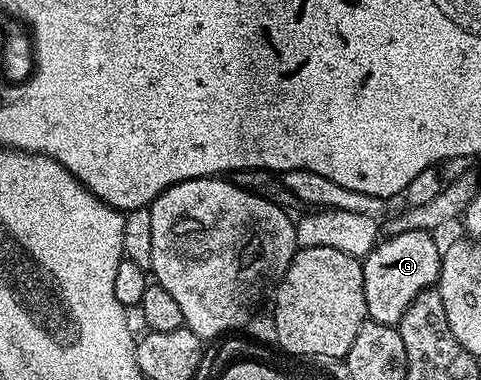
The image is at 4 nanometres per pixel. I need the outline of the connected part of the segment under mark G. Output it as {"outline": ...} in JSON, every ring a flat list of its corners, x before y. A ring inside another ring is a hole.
{"outline":[[426,230,401,232,384,237,362,259,365,304,368,319,377,324,398,327,401,316,423,290,438,283,439,269,443,263,441,246,435,243,436,235]]}

